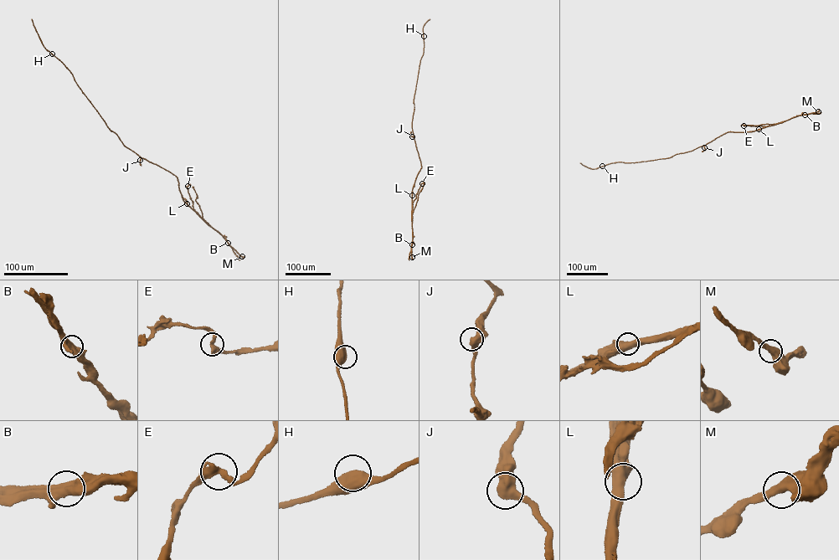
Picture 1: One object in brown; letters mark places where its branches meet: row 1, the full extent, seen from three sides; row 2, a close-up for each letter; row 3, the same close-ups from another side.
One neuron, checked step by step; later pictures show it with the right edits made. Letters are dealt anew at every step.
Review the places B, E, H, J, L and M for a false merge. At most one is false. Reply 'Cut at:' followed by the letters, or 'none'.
Cut at: B

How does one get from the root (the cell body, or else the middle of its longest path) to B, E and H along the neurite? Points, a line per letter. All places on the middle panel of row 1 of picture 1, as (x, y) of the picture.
B: (413, 133), (421, 166), (412, 189), (411, 244)
E: (413, 133), (421, 166), (412, 189), (412, 202), (422, 183)
H: (413, 133), (414, 99), (424, 52), (424, 36)

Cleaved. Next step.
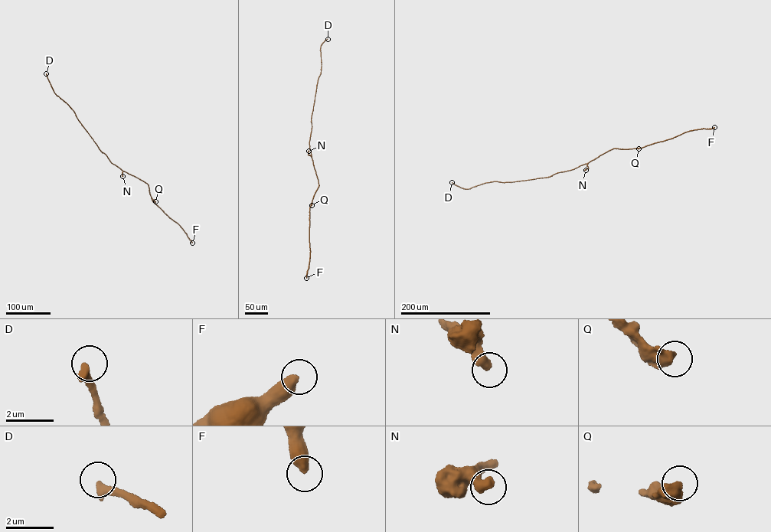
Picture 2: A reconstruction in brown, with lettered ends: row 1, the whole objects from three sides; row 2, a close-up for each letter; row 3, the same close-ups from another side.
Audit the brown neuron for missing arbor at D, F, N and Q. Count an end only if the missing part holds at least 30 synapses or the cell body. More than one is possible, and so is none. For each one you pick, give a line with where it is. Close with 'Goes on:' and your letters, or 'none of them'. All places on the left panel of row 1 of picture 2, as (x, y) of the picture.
D: (46, 73)
Goes on: D

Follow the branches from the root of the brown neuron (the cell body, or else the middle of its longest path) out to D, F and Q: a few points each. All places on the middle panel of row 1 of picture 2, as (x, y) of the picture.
D: (311, 151), (311, 118), (321, 71), (320, 47), (328, 39)
F: (311, 151), (319, 185), (309, 207), (310, 258), (306, 278)
Q: (311, 151), (319, 185), (311, 205)

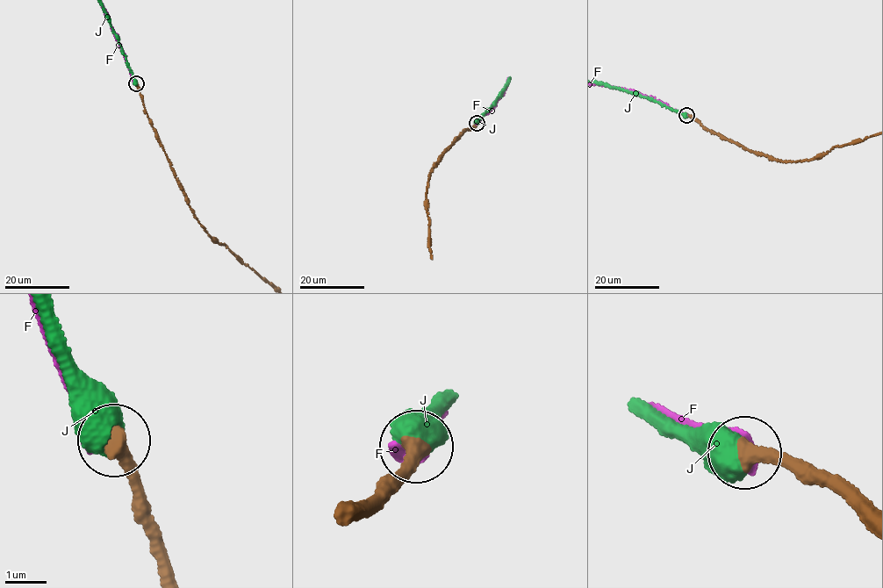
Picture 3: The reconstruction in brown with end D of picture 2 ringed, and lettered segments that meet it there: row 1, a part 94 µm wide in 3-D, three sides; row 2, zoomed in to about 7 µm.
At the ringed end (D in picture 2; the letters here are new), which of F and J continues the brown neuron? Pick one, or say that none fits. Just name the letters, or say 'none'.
J

